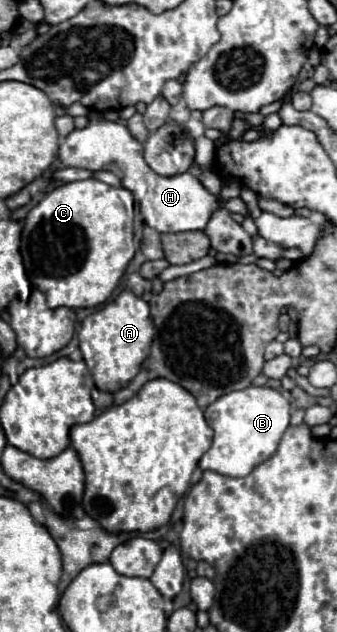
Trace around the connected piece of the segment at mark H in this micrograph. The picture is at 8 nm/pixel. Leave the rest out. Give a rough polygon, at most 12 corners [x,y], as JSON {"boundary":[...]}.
{"boundary":[[145,167],[141,215],[159,233],[203,231],[219,199],[189,171]]}

